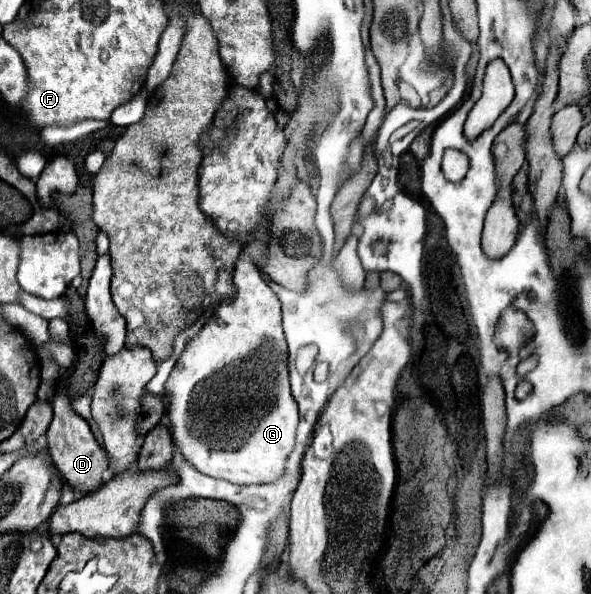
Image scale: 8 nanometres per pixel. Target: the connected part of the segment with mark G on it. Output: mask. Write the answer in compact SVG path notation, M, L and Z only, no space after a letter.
M271 207L261 225L253 231L253 239L245 245L239 261L235 263L237 299L223 301L209 323L189 341L179 357L169 381L169 407L173 443L181 449L183 457L195 465L201 473L225 479L237 485L261 485L273 483L285 475L287 457L295 447L295 433L299 423L299 409L291 395L289 369L287 369L287 343L281 327L281 303L279 297L267 287L259 267L257 255L265 255L269 247L269 221L275 207Z

